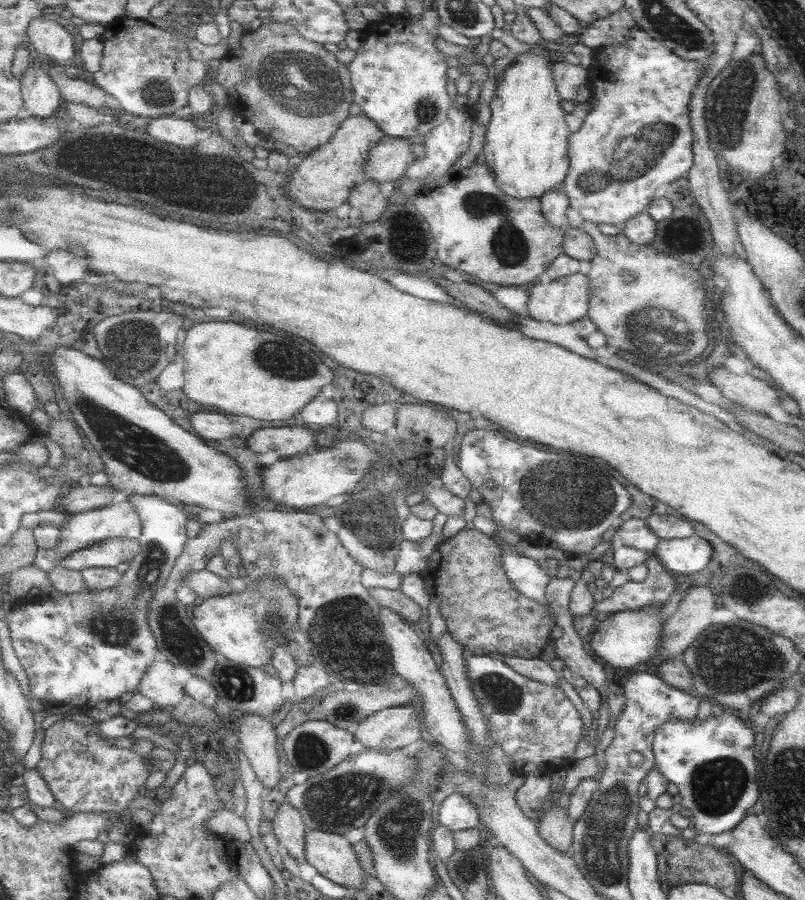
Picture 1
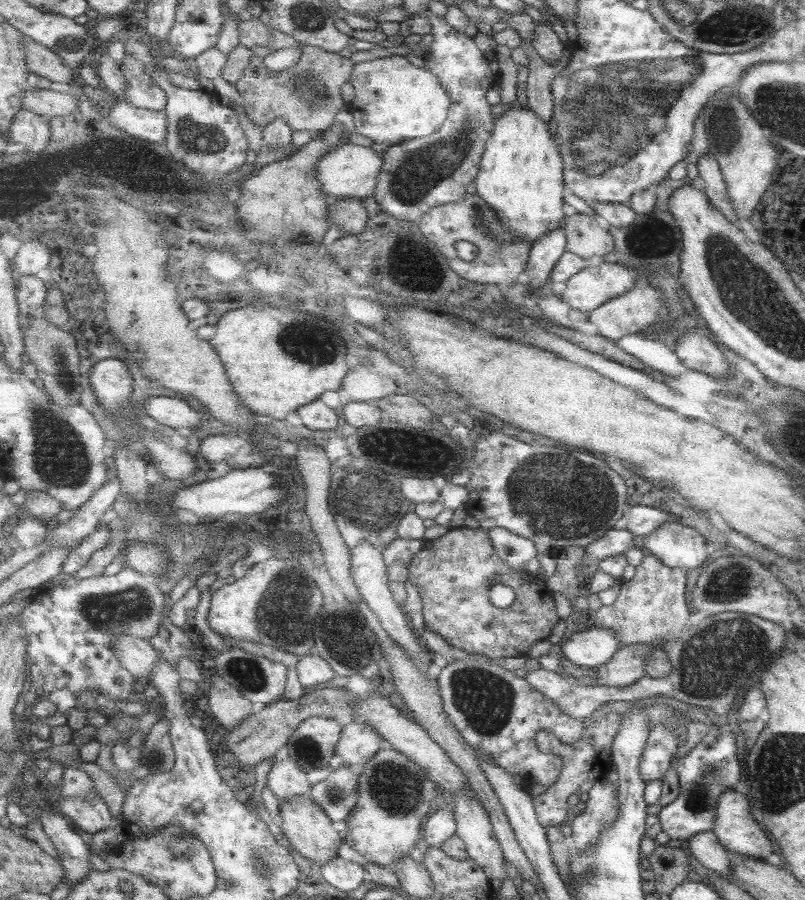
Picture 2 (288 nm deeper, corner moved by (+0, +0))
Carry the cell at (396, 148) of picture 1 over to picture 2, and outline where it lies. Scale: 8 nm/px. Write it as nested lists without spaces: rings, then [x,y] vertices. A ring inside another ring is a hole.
[[[345,144],[339,146],[337,150],[327,152],[327,156],[323,156],[317,162],[317,180],[323,186],[323,194],[329,198],[337,198],[337,202],[343,202],[347,198],[371,198],[375,196],[375,188],[379,186],[379,176],[383,170],[383,154],[373,150],[373,148],[365,148],[365,146],[357,146],[357,144]]]

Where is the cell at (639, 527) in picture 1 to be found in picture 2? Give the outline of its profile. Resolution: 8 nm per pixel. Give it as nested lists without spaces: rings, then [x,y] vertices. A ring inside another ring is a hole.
[[[609,530],[603,538],[595,540],[587,548],[587,562],[603,562],[615,556],[623,556],[633,548],[639,548],[641,542],[629,530]]]

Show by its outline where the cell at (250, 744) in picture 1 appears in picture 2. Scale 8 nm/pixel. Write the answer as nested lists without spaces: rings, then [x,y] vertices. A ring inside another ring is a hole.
[[[221,674],[211,676],[211,686],[207,692],[207,708],[219,720],[221,726],[233,730],[241,726],[249,716],[253,716],[253,702],[241,694],[241,690],[227,684]]]

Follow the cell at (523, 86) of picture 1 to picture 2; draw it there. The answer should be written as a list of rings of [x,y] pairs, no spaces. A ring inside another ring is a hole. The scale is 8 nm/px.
[[[515,104],[505,116],[497,120],[495,134],[487,142],[483,154],[481,172],[475,178],[477,196],[487,202],[501,218],[501,222],[513,232],[515,238],[533,244],[529,270],[525,282],[531,288],[541,288],[553,276],[555,266],[567,252],[565,224],[565,158],[559,142],[551,138],[549,126],[529,104]]]

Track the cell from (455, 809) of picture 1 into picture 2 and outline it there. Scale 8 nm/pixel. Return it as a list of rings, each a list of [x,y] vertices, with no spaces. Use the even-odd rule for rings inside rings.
[[[445,806],[443,810],[439,808],[429,820],[427,820],[427,826],[425,826],[425,838],[423,838],[423,844],[427,848],[431,846],[441,846],[449,840],[457,836],[457,818],[455,818],[455,812],[451,806]]]

